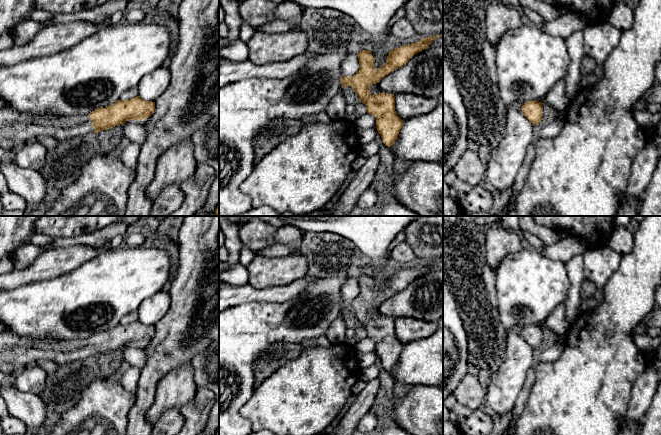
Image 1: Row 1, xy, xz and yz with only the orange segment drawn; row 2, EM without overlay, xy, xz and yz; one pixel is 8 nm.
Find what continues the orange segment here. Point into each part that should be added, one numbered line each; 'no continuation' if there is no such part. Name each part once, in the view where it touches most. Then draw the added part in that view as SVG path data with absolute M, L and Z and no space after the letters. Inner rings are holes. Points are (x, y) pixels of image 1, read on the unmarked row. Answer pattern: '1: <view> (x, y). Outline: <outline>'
1: xy (16, 353). Outline: M0 334L0 372L6 378L13 378L39 360L50 360L63 366L87 358L94 358L89 339L34 339Z

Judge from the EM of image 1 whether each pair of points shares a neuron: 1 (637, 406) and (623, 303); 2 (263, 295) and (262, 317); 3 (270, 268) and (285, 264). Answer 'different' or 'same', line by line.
1: different
2: different
3: same

